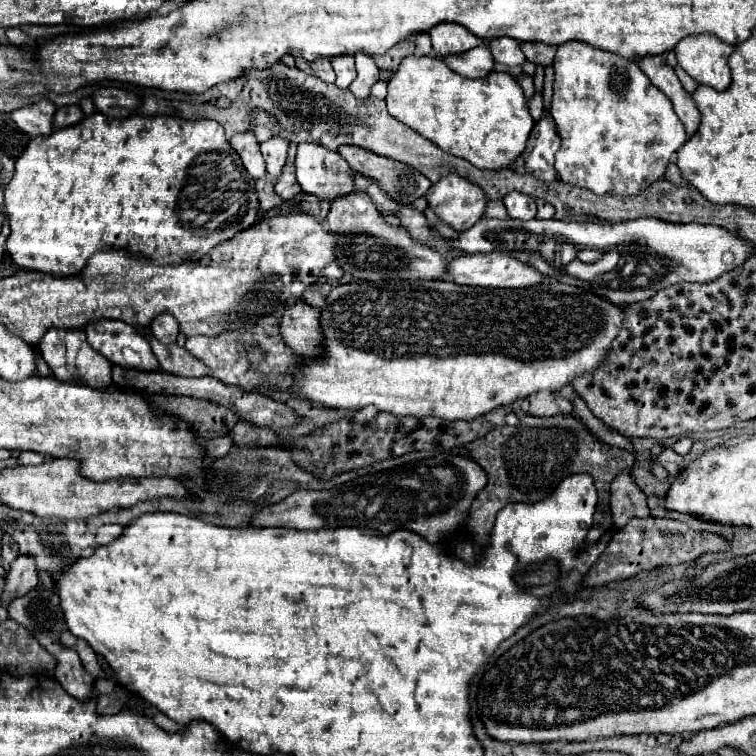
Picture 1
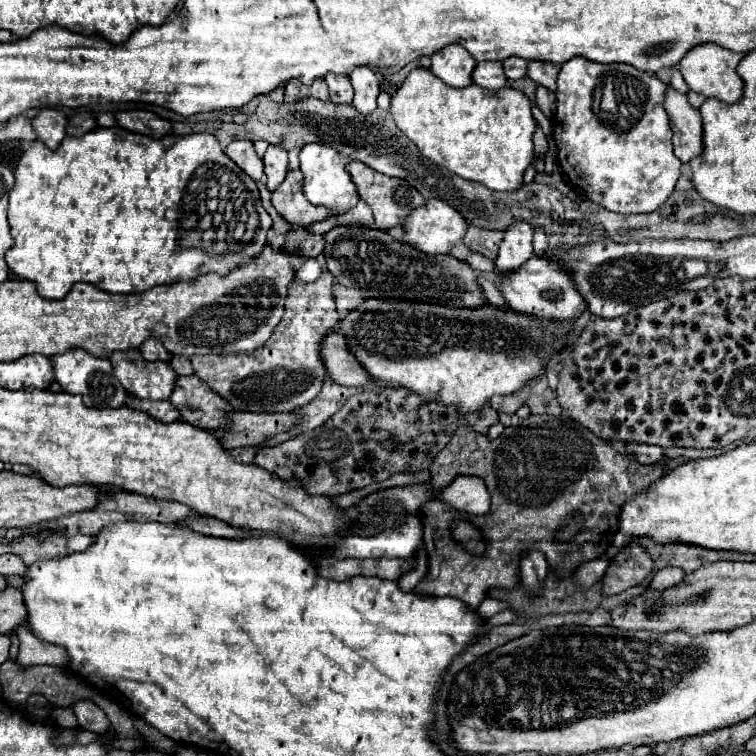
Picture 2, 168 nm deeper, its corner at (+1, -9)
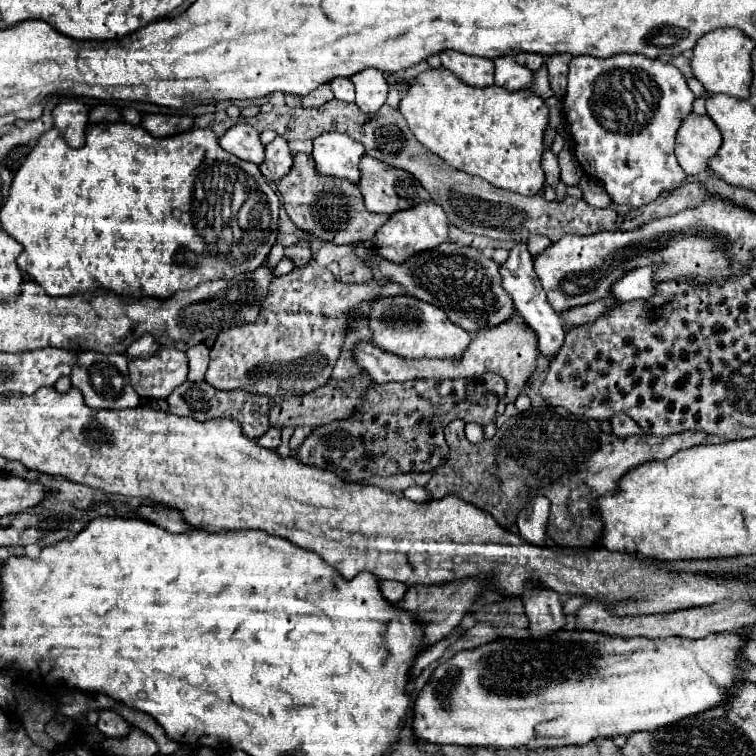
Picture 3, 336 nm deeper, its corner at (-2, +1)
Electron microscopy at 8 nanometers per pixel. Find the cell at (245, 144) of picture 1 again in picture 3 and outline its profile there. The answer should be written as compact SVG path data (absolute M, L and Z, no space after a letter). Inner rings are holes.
M239 122L233 128L229 128L221 136L219 144L221 144L223 150L227 150L229 154L235 154L239 160L253 162L257 166L265 158L265 148L259 142L259 132L245 122Z

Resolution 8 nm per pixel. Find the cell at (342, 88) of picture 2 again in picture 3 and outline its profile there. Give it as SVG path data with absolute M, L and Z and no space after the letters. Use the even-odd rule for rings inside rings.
M333 78L329 84L331 84L331 90L337 100L343 100L343 102L355 100L355 86L351 84L349 78Z

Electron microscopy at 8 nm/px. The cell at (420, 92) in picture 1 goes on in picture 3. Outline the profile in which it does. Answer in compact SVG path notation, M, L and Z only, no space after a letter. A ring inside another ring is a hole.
M429 68L419 74L409 86L407 94L399 104L399 110L405 116L407 126L411 128L415 138L457 170L485 178L497 188L505 188L523 196L535 196L541 192L545 184L541 154L545 150L543 132L547 128L547 106L529 88L515 92L503 90L499 86L475 88L461 82L453 72L447 72L445 68Z

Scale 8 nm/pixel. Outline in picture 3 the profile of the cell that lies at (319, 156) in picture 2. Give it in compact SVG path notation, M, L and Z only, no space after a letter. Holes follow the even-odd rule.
M321 134L313 140L313 160L315 168L323 176L347 178L349 182L359 182L359 158L365 148L349 138L347 134Z

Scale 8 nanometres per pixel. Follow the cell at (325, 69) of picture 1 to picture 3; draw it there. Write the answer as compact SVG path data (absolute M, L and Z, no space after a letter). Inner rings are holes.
M329 84L317 86L315 90L311 90L311 94L307 96L285 96L287 106L305 106L305 108L317 108L321 104L325 104L329 98L333 98L333 92L329 88Z

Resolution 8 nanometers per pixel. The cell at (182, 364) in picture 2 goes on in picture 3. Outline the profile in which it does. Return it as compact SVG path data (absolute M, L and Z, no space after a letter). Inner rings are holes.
M197 344L187 350L187 358L189 358L189 378L203 380L209 364L209 348L205 344Z

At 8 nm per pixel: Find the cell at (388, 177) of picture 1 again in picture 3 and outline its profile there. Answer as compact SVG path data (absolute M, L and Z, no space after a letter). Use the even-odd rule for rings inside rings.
M363 156L361 158L361 164L359 164L359 170L361 170L361 180L359 180L359 190L365 198L365 206L367 210L371 212L387 212L387 214L393 214L393 212L399 212L399 210L407 210L411 206L417 206L419 202L423 200L429 200L429 192L417 182L415 176L411 176L409 172L405 170L397 170L397 168L391 168L371 156Z

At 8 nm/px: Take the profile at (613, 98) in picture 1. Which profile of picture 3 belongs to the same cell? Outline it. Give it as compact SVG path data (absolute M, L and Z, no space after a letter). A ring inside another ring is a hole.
M617 54L611 58L575 56L569 66L567 82L563 112L575 146L575 158L587 176L593 176L603 184L615 204L641 208L653 202L661 192L675 190L685 182L687 176L675 158L673 144L681 120L691 112L695 94L687 88L685 76L675 66L643 58L641 54Z

